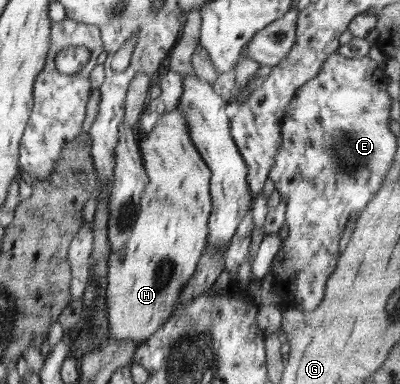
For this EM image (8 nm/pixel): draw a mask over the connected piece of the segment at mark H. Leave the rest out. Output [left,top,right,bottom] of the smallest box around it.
[106,106,212,347]

